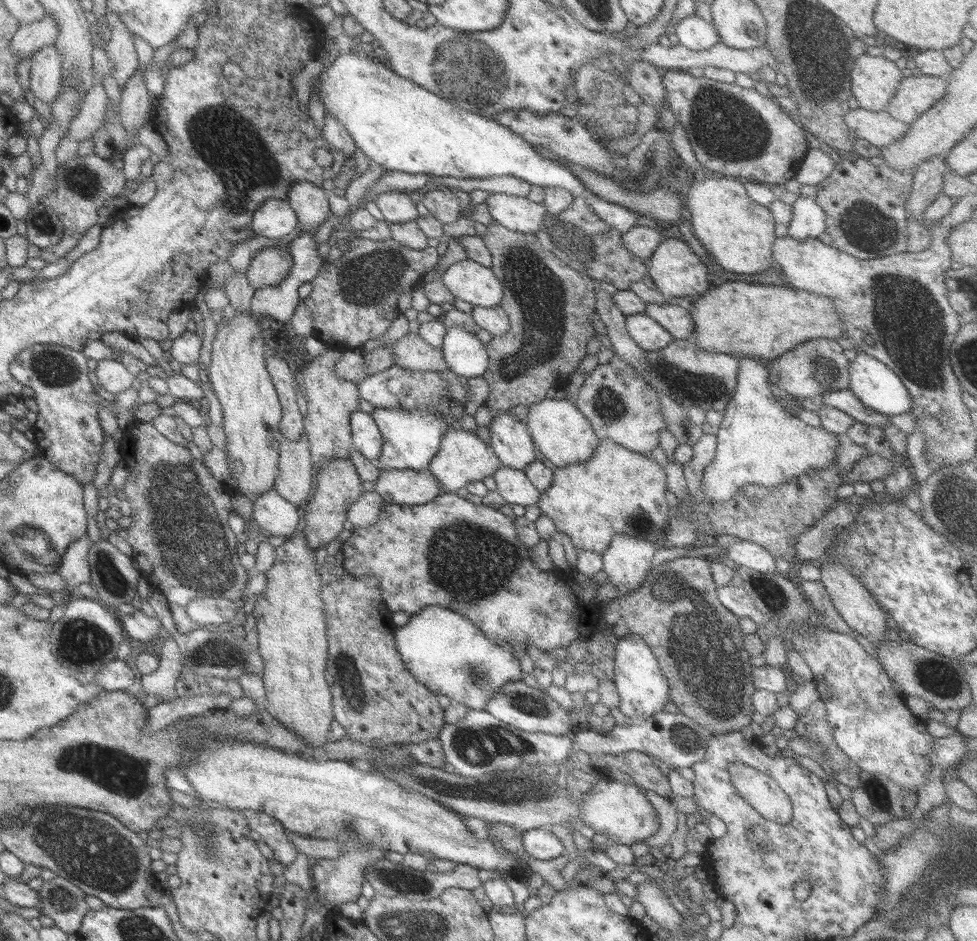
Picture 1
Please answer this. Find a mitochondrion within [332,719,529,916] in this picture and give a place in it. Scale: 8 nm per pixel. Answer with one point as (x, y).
(400, 880)

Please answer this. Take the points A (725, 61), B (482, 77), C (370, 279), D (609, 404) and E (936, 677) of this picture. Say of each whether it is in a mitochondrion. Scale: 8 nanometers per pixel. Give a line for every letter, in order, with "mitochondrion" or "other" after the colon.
A: other
B: mitochondrion
C: mitochondrion
D: mitochondrion
E: mitochondrion

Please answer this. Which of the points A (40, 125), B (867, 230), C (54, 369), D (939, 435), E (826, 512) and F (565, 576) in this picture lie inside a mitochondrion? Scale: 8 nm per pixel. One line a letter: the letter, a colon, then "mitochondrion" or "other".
A: other
B: mitochondrion
C: mitochondrion
D: other
E: other
F: other

